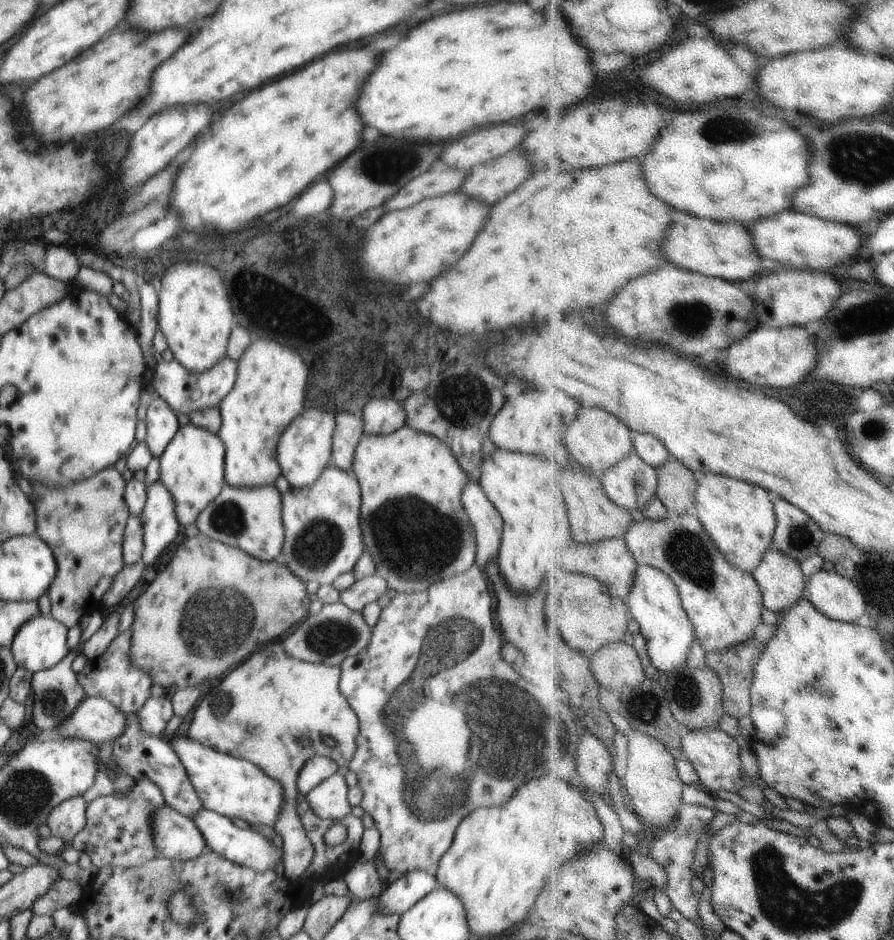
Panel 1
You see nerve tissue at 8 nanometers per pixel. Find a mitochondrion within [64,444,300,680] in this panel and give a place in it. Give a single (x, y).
(193, 613)

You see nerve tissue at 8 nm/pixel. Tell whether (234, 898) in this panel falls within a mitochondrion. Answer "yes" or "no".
yes

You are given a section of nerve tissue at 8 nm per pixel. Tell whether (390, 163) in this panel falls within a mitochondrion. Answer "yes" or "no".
yes

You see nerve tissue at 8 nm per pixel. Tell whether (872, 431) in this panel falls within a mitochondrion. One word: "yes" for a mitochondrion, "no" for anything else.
yes

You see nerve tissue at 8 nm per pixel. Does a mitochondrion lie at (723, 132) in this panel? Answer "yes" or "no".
yes

